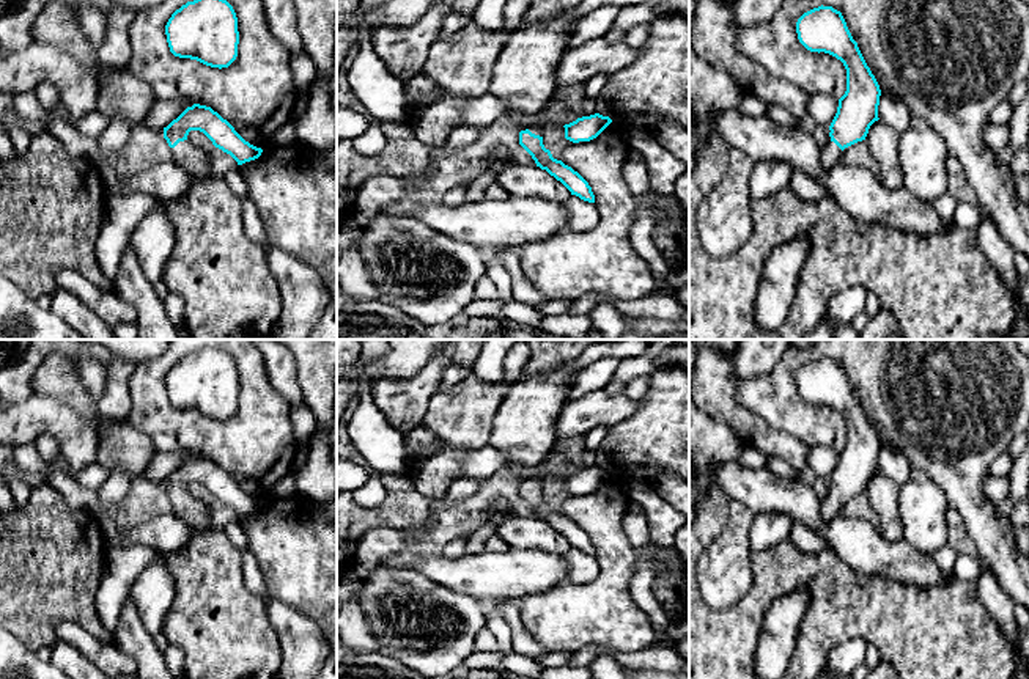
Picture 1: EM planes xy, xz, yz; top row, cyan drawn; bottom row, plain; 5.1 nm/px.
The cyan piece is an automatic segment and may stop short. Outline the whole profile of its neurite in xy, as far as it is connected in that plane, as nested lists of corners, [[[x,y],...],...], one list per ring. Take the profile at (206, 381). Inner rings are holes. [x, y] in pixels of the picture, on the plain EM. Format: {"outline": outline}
{"outline": [[[203,347],[176,362],[165,377],[170,404],[211,420],[228,420],[238,409],[239,384],[233,358]]]}

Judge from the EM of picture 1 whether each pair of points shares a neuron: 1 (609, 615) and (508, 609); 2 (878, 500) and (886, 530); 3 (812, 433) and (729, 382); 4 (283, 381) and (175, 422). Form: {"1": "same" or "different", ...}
{"1": "different", "2": "same", "3": "different", "4": "different"}

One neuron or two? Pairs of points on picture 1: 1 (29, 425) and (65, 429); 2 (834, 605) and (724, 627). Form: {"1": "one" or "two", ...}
{"1": "one", "2": "one"}

